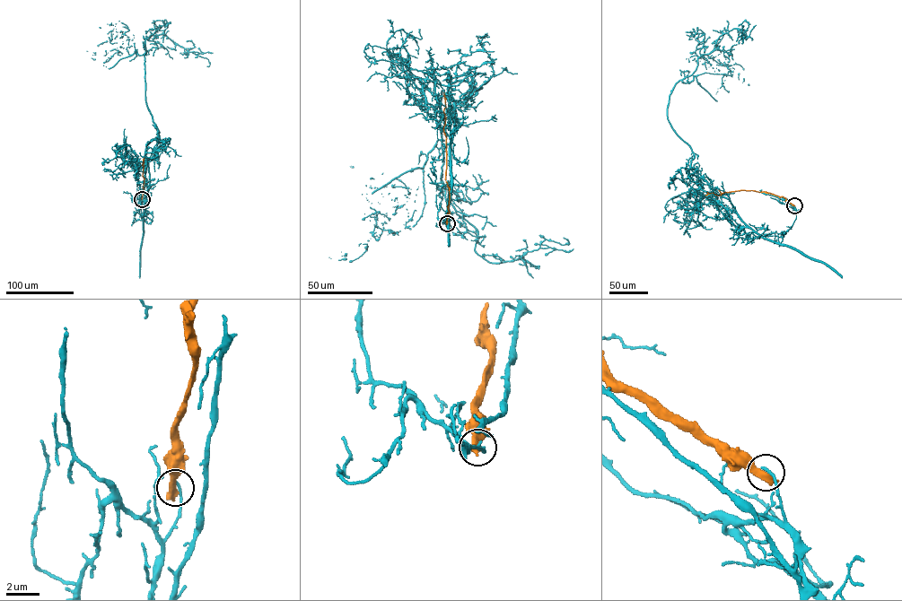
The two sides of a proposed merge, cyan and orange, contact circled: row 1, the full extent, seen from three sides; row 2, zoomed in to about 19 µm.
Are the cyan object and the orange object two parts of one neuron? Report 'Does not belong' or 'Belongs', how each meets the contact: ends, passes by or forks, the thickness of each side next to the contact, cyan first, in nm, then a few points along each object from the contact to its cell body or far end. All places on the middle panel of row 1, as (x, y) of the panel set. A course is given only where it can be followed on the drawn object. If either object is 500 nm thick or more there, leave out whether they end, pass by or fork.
Does not belong. At the ring cyan ends. At the ring orange ends. Thickness 150 nm (cyan) against 480 nm. Course of cyan: (447, 223), (471, 85), (442, 91), (423, 168), (362, 194), (389, 218), (407, 187), (384, 187). Course of orange: (447, 223), (450, 194), (446, 180), (444, 92)

